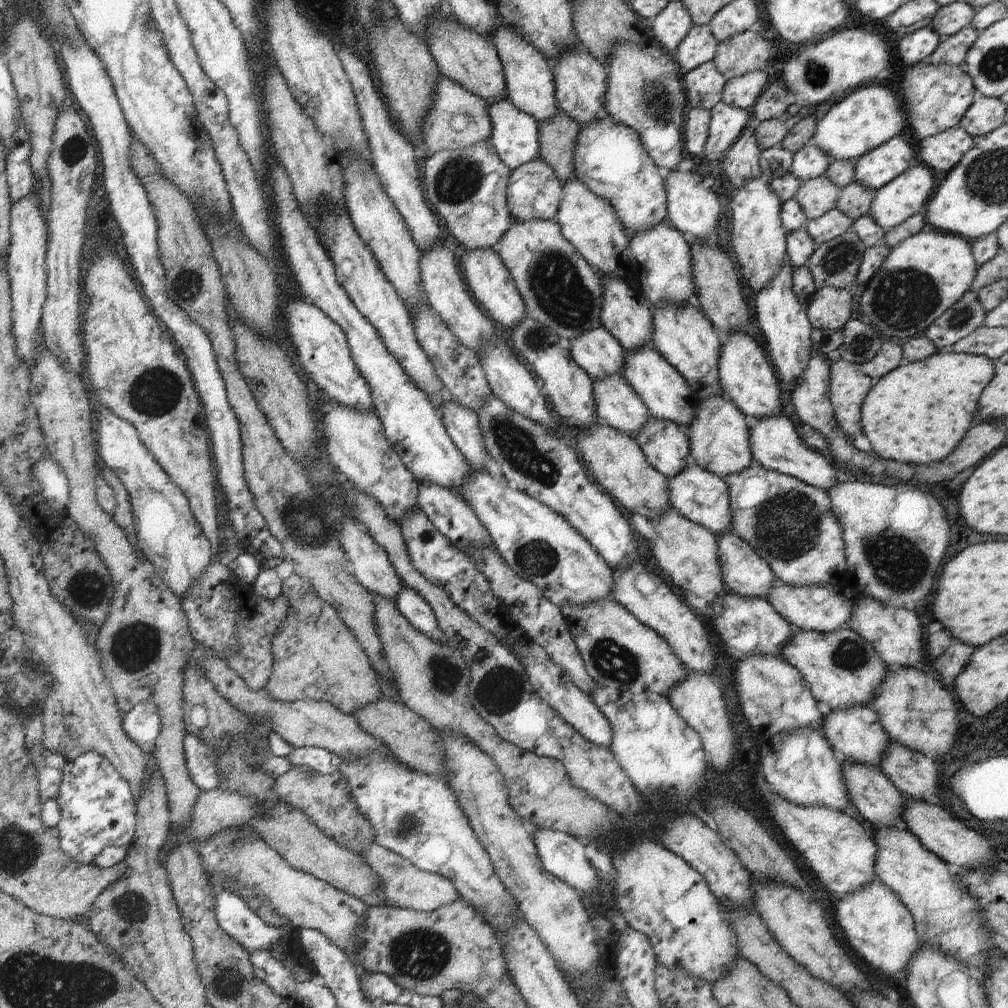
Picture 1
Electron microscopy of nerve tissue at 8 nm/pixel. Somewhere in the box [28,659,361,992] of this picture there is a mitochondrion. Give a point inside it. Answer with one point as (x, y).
(132, 908)

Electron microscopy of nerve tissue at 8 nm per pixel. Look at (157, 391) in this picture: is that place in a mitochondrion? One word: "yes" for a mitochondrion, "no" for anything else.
yes

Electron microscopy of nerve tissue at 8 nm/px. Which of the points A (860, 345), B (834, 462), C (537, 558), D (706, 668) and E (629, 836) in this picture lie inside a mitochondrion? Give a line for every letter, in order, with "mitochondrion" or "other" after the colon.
A: mitochondrion
B: other
C: mitochondrion
D: other
E: other

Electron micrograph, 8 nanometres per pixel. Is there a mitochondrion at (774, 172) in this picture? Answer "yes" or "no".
no

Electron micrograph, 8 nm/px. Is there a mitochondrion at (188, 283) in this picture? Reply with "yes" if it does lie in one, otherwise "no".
yes

